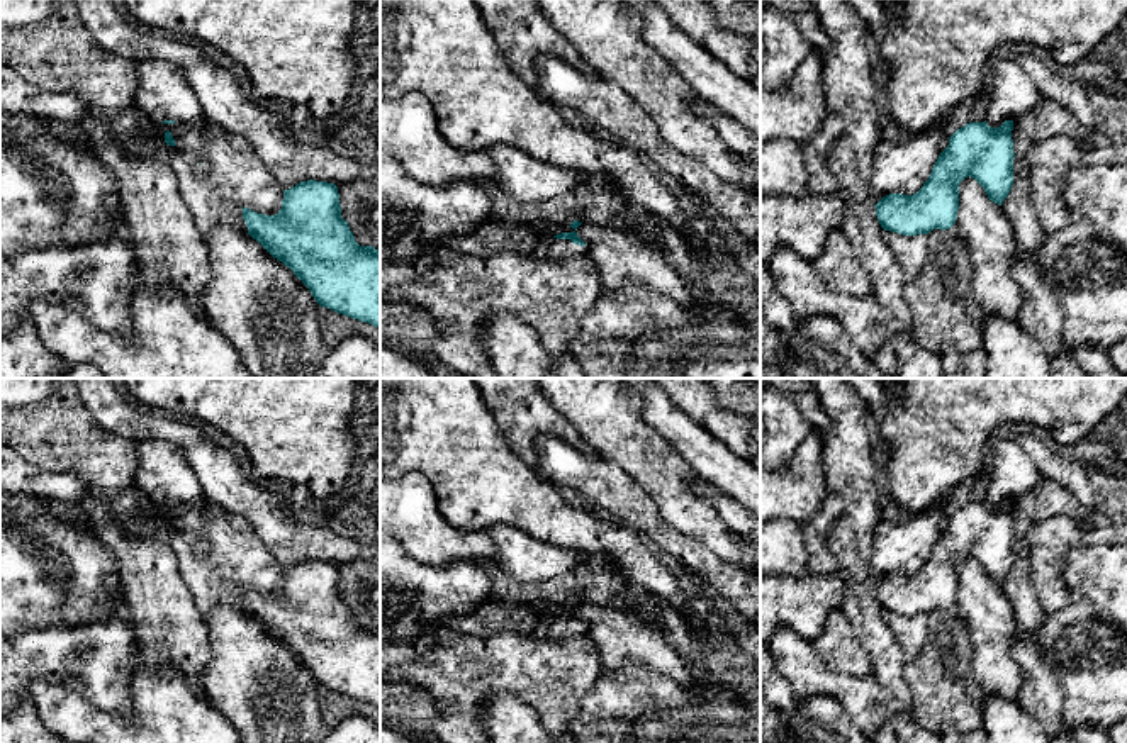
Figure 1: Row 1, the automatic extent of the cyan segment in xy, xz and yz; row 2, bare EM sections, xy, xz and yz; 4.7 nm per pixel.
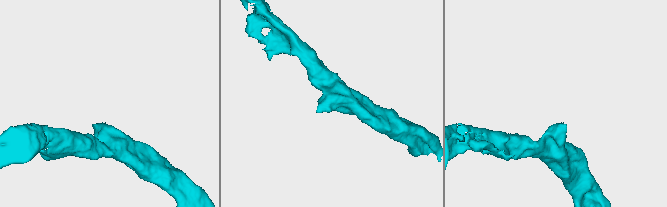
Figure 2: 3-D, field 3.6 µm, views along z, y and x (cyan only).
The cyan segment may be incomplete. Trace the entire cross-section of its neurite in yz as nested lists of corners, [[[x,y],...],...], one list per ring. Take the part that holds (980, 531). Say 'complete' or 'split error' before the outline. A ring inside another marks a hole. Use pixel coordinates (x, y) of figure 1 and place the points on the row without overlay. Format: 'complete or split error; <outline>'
complete; [[[986,500],[957,509],[917,573],[889,573],[874,585],[881,607],[903,616],[950,609],[959,590],[959,563],[967,556],[1001,585],[1013,565],[1012,511],[1013,500],[996,509]]]

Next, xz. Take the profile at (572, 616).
split error; [[[562,612],[557,616],[541,616],[538,626],[540,638],[565,641],[586,634],[586,623],[577,616],[577,612]]]

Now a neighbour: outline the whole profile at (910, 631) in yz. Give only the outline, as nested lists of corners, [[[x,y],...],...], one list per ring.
[[[884,611],[884,623],[903,650],[905,663],[913,662],[923,651],[927,640],[927,614],[903,616]]]

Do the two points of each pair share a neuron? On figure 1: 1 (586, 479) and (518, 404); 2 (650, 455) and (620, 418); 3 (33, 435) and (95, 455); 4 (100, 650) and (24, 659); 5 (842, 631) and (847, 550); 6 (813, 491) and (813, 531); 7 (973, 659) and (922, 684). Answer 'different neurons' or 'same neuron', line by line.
1: different neurons
2: same neuron
3: same neuron
4: same neuron
5: different neurons
6: different neurons
7: same neuron

